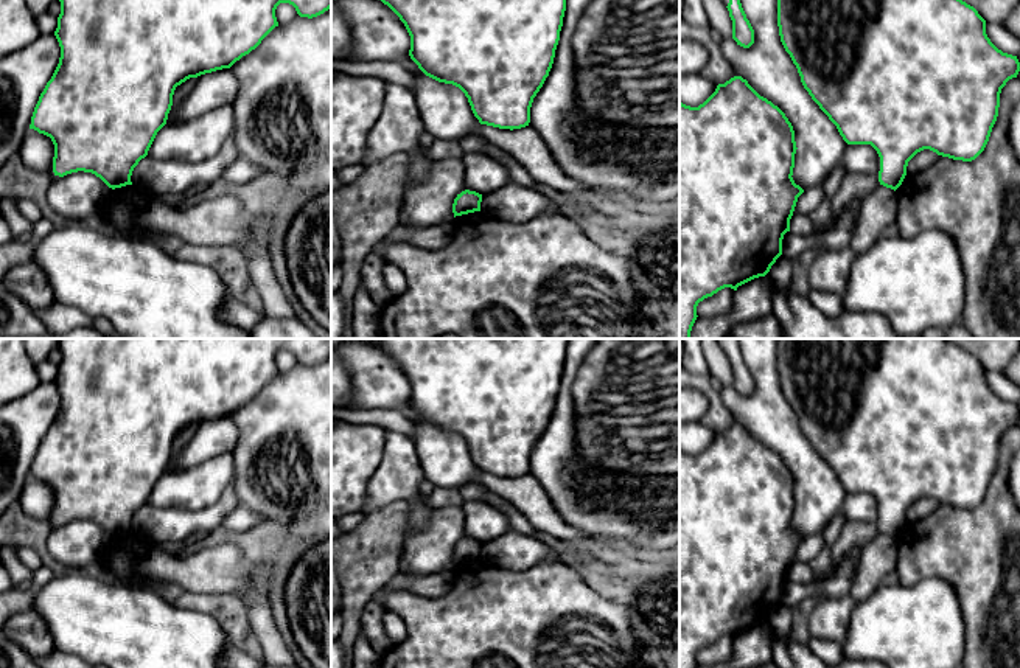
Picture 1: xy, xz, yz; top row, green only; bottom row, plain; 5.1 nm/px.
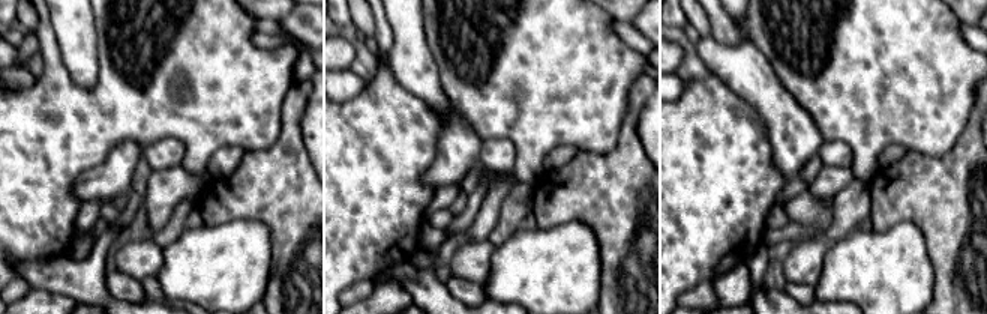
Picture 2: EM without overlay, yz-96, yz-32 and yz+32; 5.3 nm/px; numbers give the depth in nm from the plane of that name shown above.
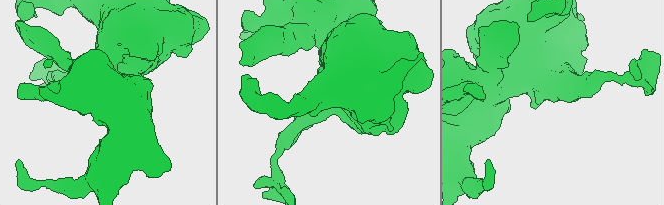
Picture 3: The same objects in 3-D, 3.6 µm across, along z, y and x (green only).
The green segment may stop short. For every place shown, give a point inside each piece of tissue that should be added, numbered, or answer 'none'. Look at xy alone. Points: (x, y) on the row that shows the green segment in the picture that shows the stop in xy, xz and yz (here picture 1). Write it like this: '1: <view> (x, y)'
none

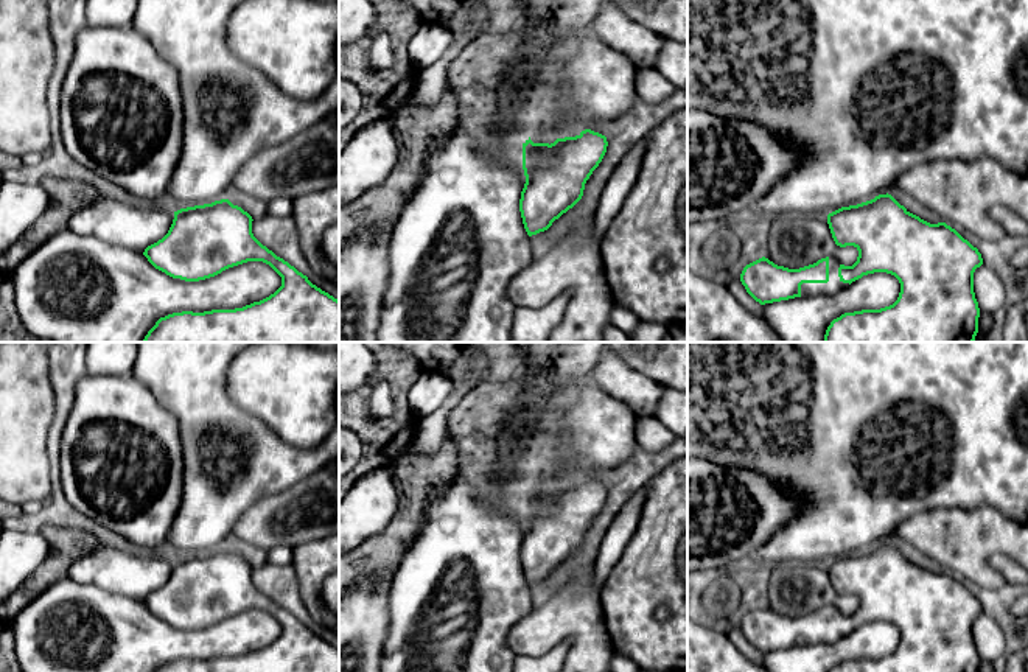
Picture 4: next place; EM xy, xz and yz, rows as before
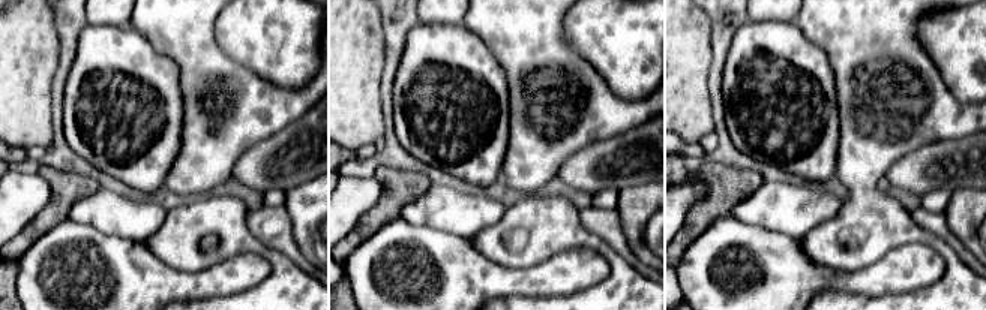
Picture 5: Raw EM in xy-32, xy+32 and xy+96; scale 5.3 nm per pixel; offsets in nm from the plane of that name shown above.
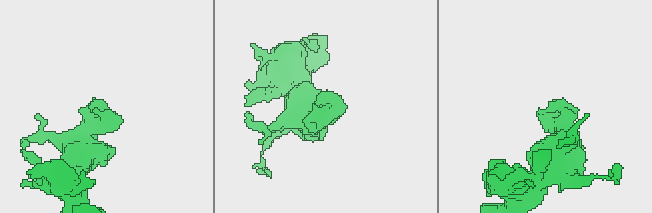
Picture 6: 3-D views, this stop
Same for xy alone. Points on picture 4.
1: xy (232, 111)

